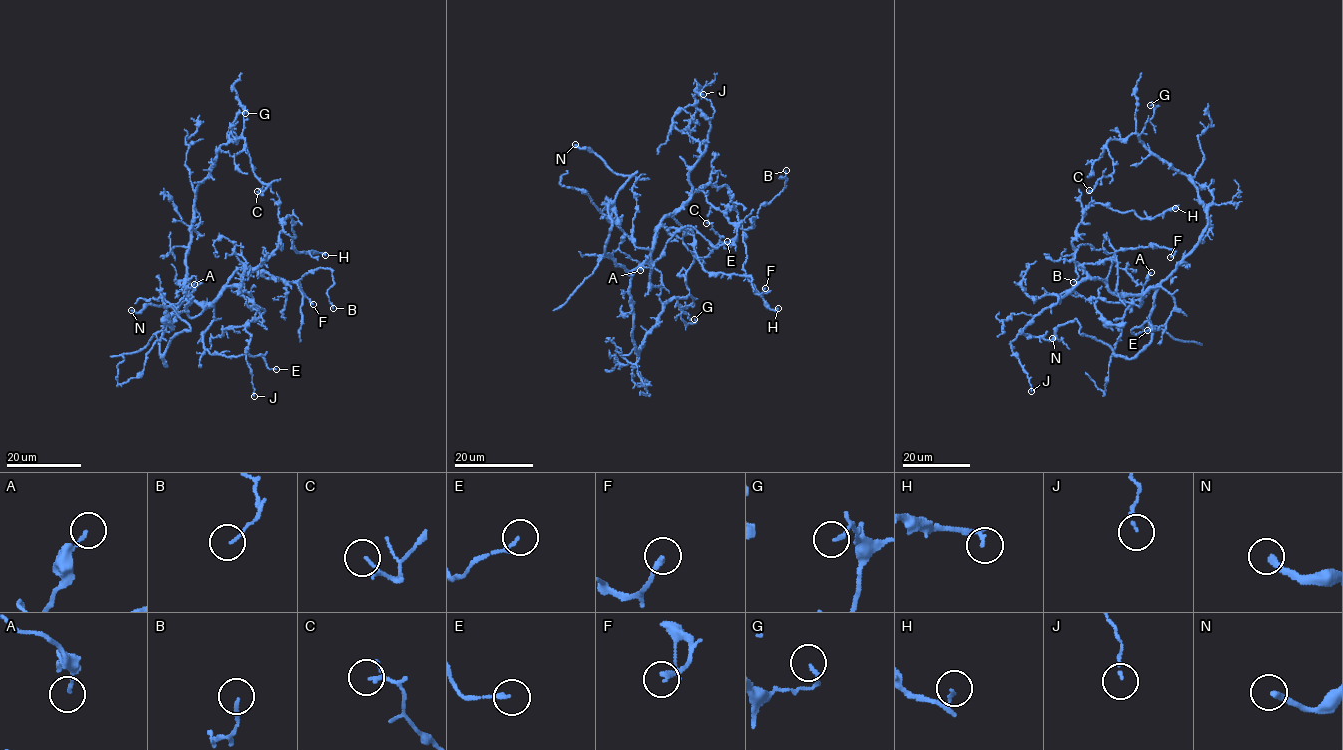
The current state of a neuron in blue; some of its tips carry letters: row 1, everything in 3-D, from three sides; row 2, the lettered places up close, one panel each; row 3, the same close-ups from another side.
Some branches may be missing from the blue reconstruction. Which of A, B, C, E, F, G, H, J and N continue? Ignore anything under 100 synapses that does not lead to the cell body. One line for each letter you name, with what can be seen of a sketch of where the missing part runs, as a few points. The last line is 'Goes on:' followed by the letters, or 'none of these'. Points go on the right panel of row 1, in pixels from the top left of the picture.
N: missing branch runs (1052, 338), (992, 303), (978, 302), (956, 312), (978, 310), (1000, 317), (1013, 316), (1023, 327)
Goes on: N

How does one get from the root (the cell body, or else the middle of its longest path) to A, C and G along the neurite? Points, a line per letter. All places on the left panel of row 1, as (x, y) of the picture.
A: (183, 289), (185, 297), (203, 308), (197, 315), (179, 313), (173, 305), (193, 291), (194, 284)
C: (183, 289), (195, 191), (222, 145), (243, 139), (255, 176), (270, 185), (261, 195), (257, 191)
G: (183, 289), (195, 191), (209, 173), (220, 147), (227, 142), (236, 116), (245, 113)

